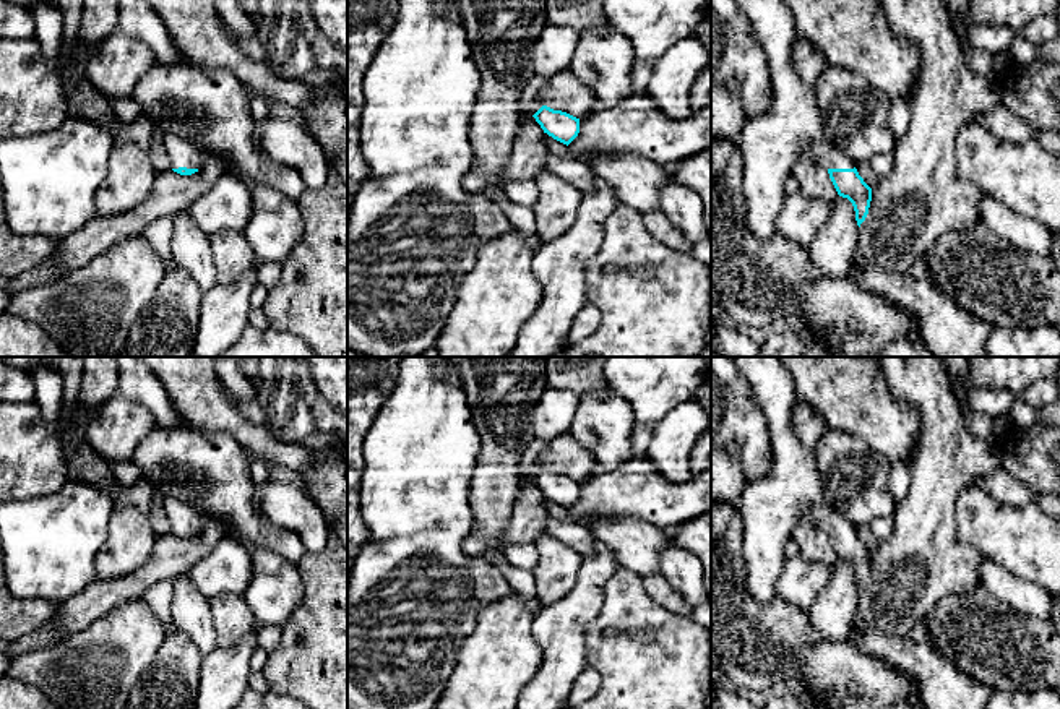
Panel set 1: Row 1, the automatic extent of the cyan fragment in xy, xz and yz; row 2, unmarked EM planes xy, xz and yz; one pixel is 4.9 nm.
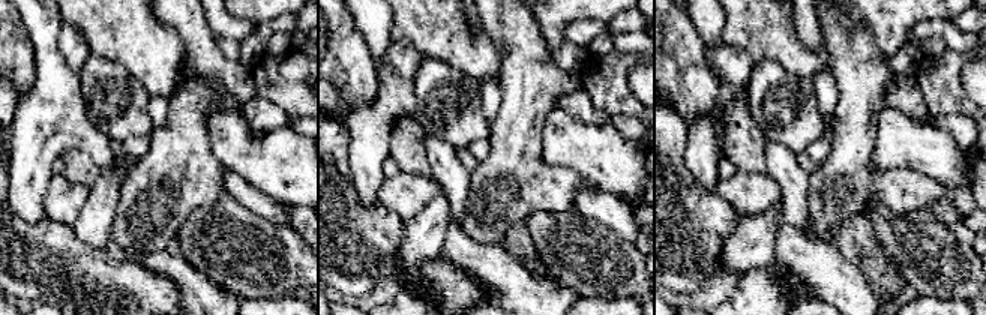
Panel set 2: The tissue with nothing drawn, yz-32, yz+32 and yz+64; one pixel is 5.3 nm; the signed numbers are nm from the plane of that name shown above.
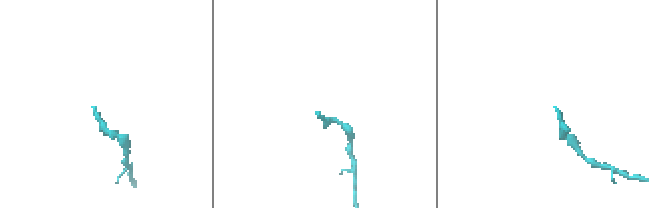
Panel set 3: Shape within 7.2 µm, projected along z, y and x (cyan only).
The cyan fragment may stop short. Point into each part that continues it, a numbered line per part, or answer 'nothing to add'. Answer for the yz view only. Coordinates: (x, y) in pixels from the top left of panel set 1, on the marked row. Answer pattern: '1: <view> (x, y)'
1: yz (791, 128)

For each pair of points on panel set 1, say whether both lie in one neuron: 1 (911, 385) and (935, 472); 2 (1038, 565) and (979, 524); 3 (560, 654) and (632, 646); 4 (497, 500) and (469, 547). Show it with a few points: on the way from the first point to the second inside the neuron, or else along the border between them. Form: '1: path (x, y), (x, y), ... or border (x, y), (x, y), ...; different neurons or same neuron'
1: path (932, 406), (935, 409), (935, 451); same neuron
2: path (1023, 550), (1008, 536), (994, 529); same neuron
3: border (596, 614), (585, 631), (586, 666); different neurons
4: path (492, 511), (489, 528), (481, 536); same neuron

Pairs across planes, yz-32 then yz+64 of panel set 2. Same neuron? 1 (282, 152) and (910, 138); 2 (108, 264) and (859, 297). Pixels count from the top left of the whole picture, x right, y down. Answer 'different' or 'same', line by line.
1: same
2: different

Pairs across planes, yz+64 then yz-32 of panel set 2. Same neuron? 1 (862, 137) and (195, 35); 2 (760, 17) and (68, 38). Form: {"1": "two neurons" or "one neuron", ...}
{"1": "one neuron", "2": "two neurons"}

